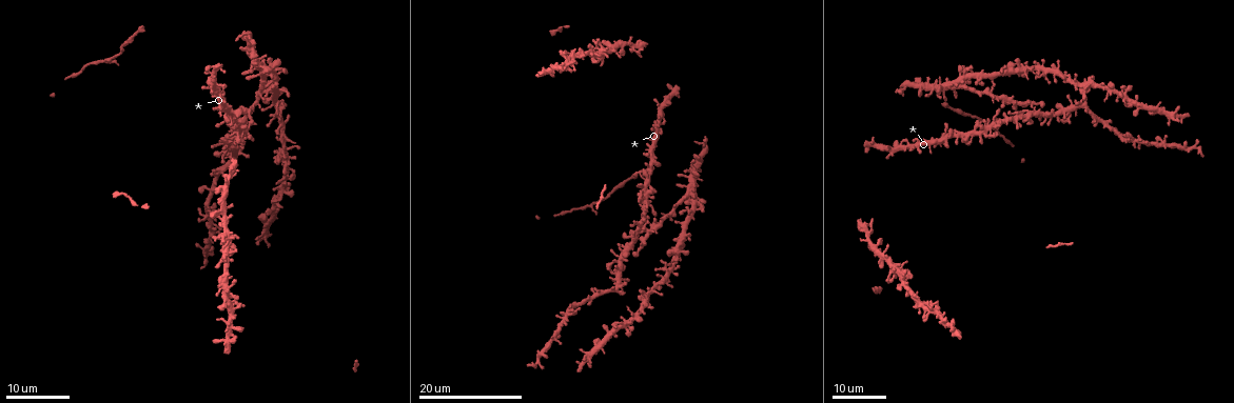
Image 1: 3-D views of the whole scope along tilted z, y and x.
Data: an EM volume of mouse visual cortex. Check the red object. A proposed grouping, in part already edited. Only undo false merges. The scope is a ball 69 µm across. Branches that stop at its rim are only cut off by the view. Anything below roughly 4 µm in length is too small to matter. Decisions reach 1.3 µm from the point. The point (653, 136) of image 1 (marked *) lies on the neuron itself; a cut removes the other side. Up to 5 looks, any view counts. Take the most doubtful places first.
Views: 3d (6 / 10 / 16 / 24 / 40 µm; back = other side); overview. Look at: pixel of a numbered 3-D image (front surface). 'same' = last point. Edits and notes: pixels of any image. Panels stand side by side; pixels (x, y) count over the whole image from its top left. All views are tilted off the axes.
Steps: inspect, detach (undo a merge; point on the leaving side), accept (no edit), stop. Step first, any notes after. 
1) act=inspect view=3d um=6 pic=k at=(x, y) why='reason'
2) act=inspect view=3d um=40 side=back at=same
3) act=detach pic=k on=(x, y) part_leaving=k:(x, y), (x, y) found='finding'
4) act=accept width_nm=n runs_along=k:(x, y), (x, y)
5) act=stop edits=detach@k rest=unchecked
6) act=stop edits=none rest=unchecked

act=inspect view=3d um=24 pic=1 at=(929, 89) why='looks like a crossing'

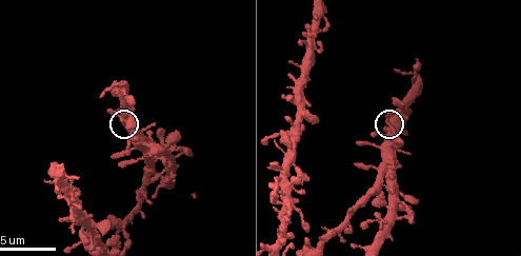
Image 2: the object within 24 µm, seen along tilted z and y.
act=inspect view=3d um=10 at=same why='zoom in'

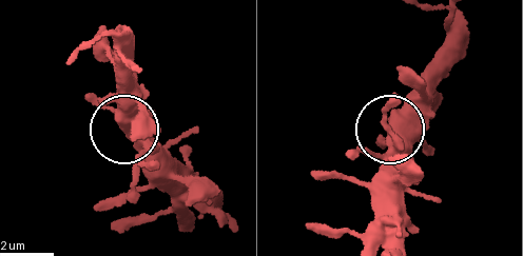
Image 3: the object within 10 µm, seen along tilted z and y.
act=inspect view=3d um=10 side=back at=same

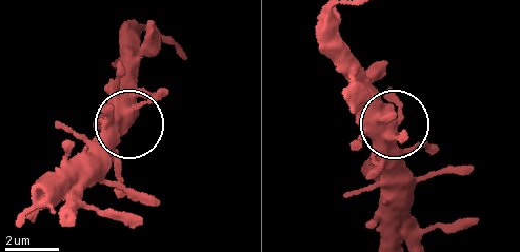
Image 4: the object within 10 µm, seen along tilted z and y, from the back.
act=accept found='continuous, no second neuron'

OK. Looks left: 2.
act=inspect view=3d um=6 pic=2 at=(62, 173) why='three arms meet'

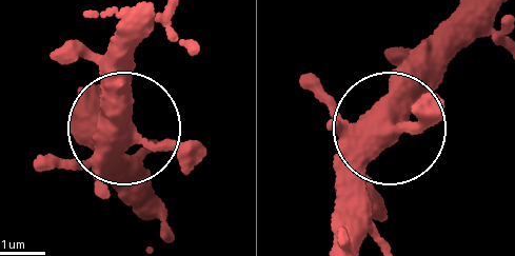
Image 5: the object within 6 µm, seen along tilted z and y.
act=accept width_nm=440 found='continuous, no second neuron'

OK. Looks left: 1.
act=stop edits=none rest=unchecked

